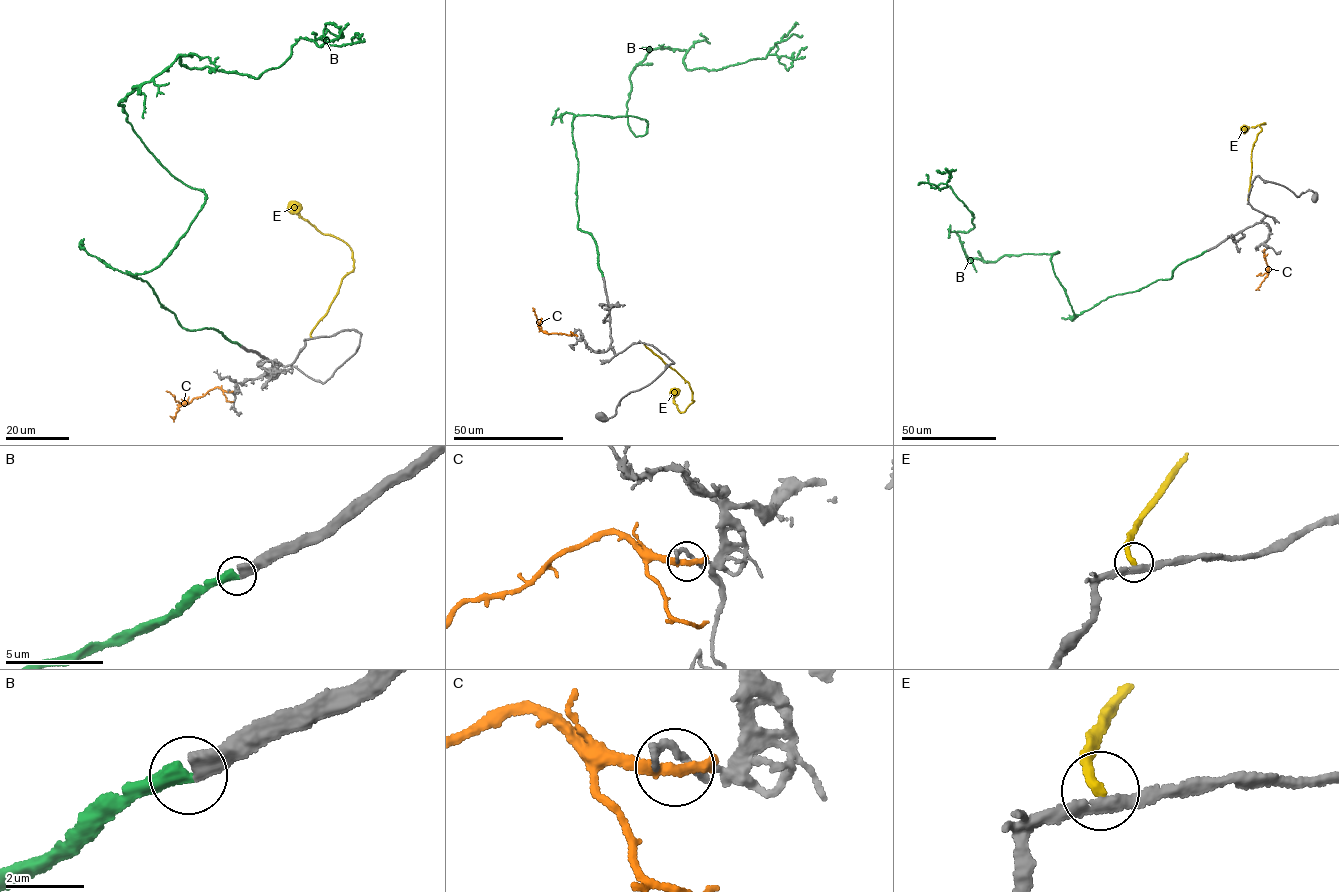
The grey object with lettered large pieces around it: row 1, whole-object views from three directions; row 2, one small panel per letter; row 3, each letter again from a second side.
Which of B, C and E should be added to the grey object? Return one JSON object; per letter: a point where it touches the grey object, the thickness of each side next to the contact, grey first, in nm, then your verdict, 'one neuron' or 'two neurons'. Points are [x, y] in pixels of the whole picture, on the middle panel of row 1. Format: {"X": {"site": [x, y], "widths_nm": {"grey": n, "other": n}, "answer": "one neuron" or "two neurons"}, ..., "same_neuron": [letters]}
{"B": {"site": [602, 277], "widths_nm": {"grey": 400, "other": 420}, "answer": "one neuron"}, "C": {"site": [575, 335], "widths_nm": {"grey": 220, "other": 380}, "answer": "two neurons"}, "E": {"site": [644, 343], "widths_nm": {"grey": 240, "other": 300}, "answer": "two neurons"}, "same_neuron": ["B"]}

